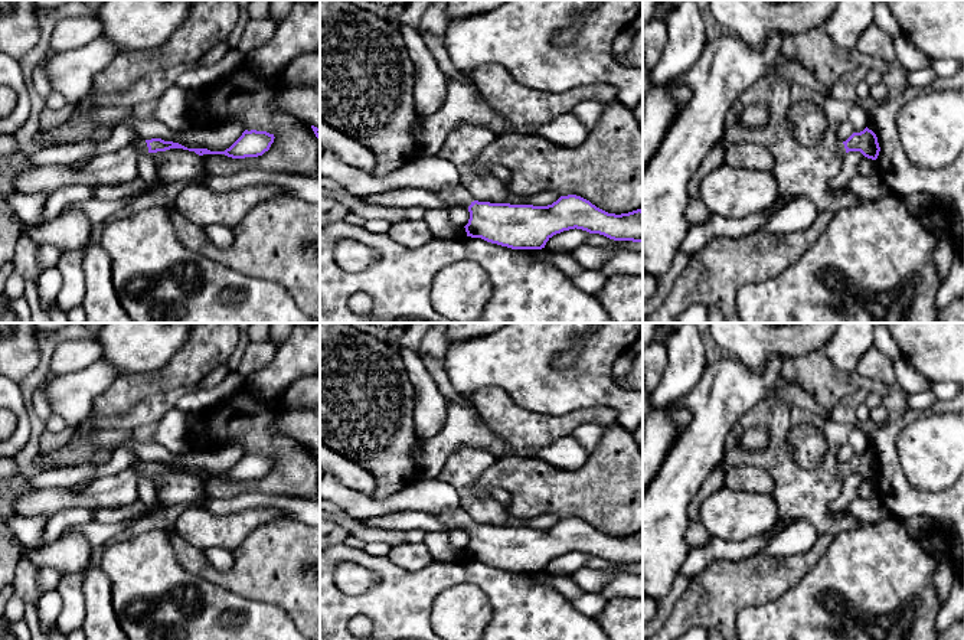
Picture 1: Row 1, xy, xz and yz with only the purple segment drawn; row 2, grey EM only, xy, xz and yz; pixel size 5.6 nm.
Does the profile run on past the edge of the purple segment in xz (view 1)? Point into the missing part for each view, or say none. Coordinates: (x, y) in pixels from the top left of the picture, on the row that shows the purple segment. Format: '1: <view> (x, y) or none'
1: xz (453, 196)

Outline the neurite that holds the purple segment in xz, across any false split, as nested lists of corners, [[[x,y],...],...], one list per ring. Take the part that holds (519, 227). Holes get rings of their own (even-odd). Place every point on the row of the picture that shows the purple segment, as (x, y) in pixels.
[[[461,185],[442,187],[434,193],[447,205],[448,210],[457,206],[468,209],[470,219],[464,226],[467,236],[481,238],[512,249],[542,249],[553,235],[575,228],[614,241],[643,242],[641,209],[621,215],[608,213],[576,195],[561,196],[548,206],[478,202]]]

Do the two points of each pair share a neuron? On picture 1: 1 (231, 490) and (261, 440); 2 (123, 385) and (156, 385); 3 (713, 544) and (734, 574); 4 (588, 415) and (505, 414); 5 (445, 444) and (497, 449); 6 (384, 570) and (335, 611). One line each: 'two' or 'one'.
1: one
2: one
3: two
4: one
5: one
6: one

